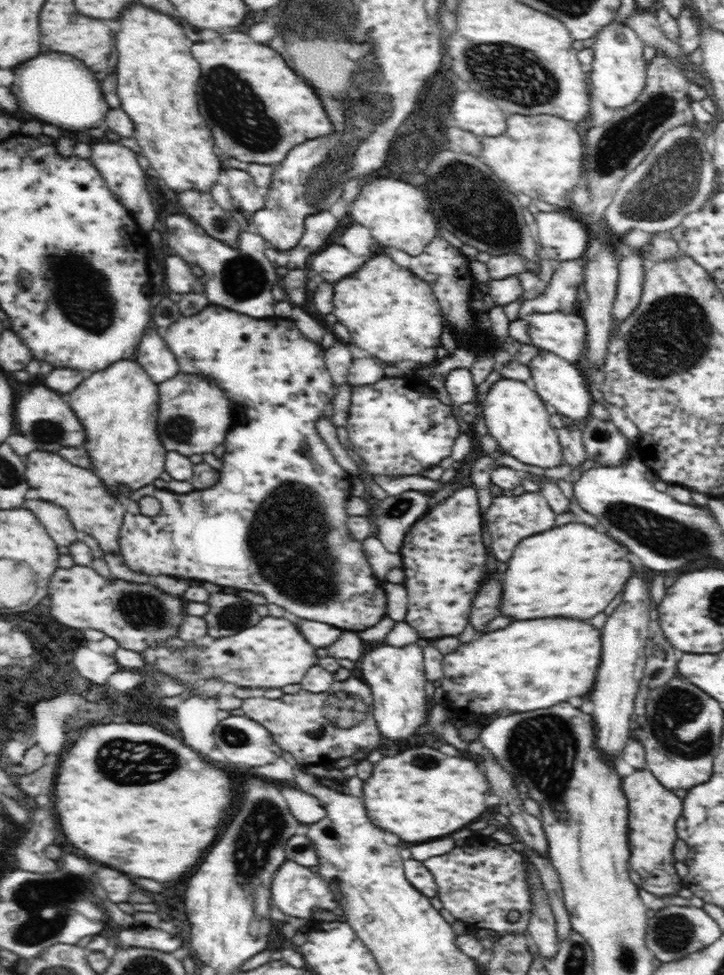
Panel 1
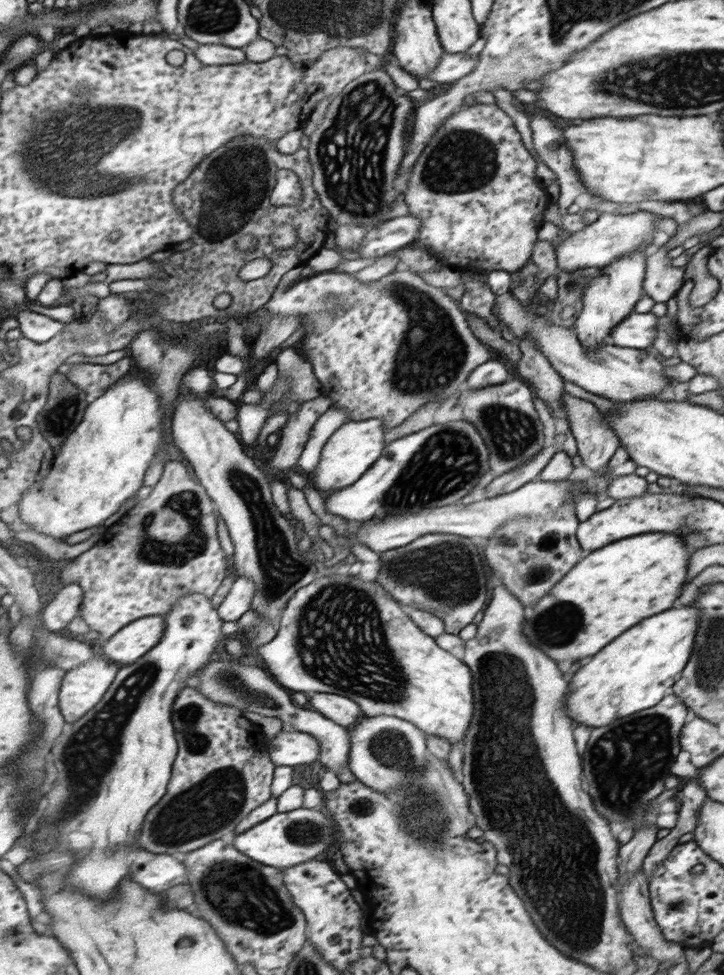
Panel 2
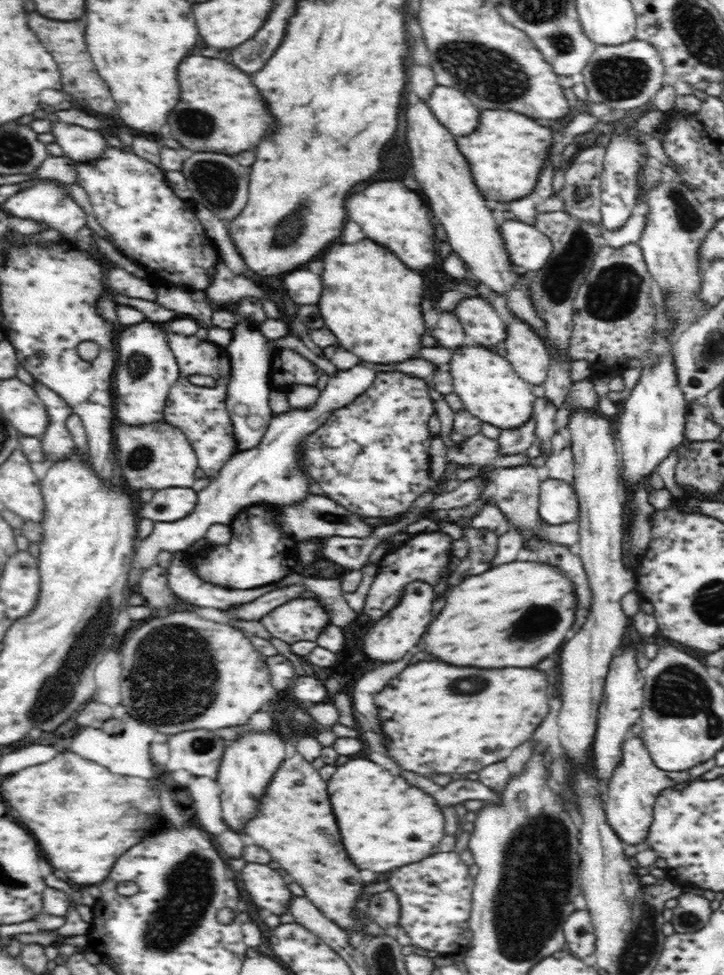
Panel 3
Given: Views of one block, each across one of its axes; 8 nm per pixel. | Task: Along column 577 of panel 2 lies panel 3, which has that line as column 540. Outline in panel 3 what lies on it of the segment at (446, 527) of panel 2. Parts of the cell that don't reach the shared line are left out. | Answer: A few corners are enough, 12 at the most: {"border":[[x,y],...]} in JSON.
{"border":[[568,480],[540,482],[538,518],[550,525],[579,522]]}

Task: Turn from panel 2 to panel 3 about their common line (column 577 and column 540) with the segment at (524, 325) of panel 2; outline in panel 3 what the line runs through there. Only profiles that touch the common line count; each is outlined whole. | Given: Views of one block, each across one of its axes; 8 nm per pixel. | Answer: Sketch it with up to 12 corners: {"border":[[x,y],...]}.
{"border":[[514,318],[506,358],[531,386],[544,386],[550,356],[543,339]]}

